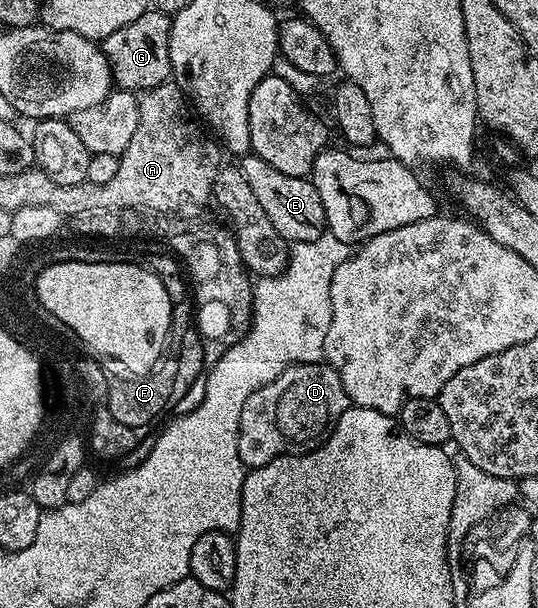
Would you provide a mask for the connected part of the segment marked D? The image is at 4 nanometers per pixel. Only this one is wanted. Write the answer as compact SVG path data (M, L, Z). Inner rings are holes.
M305 362L302 366L289 366L282 374L276 376L268 384L264 384L244 404L244 412L240 412L240 428L238 429L238 447L240 460L248 468L263 466L285 454L304 454L318 449L326 437L336 428L340 416L352 405L344 392L344 384L340 384L340 376L331 366L322 362Z

